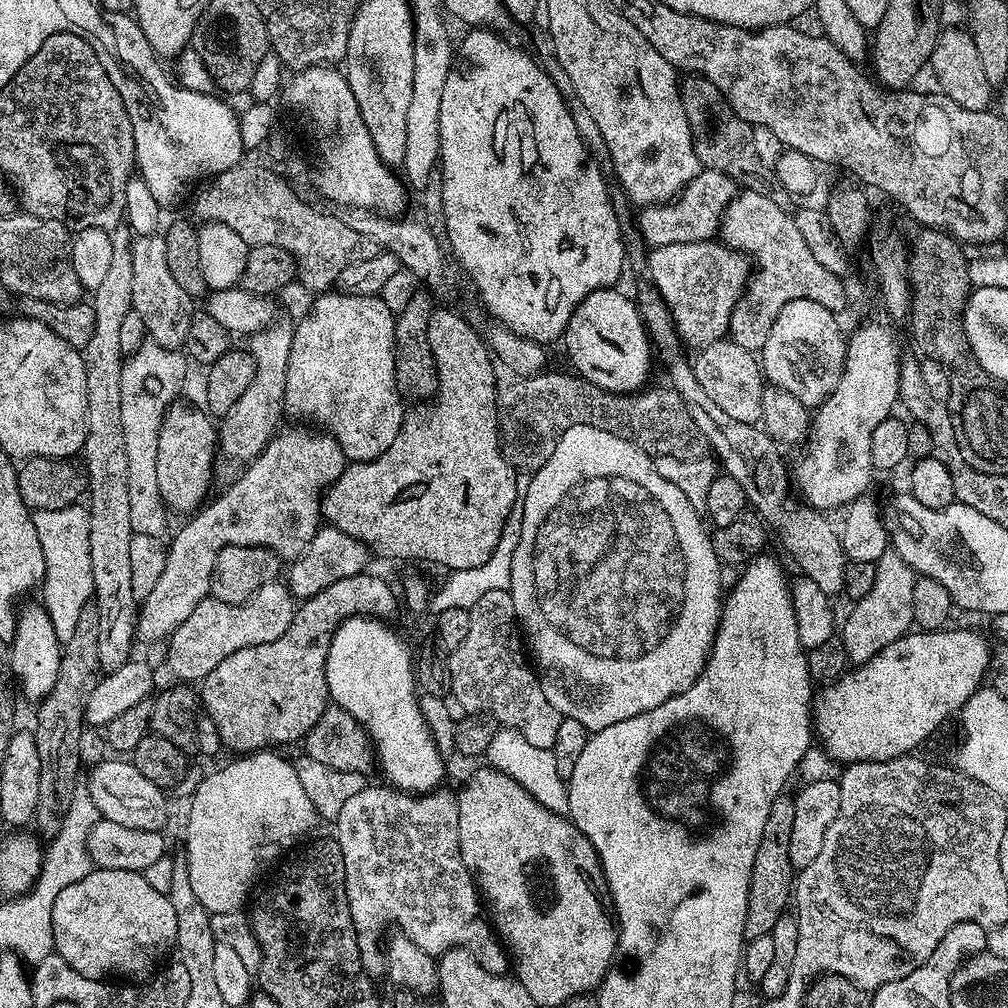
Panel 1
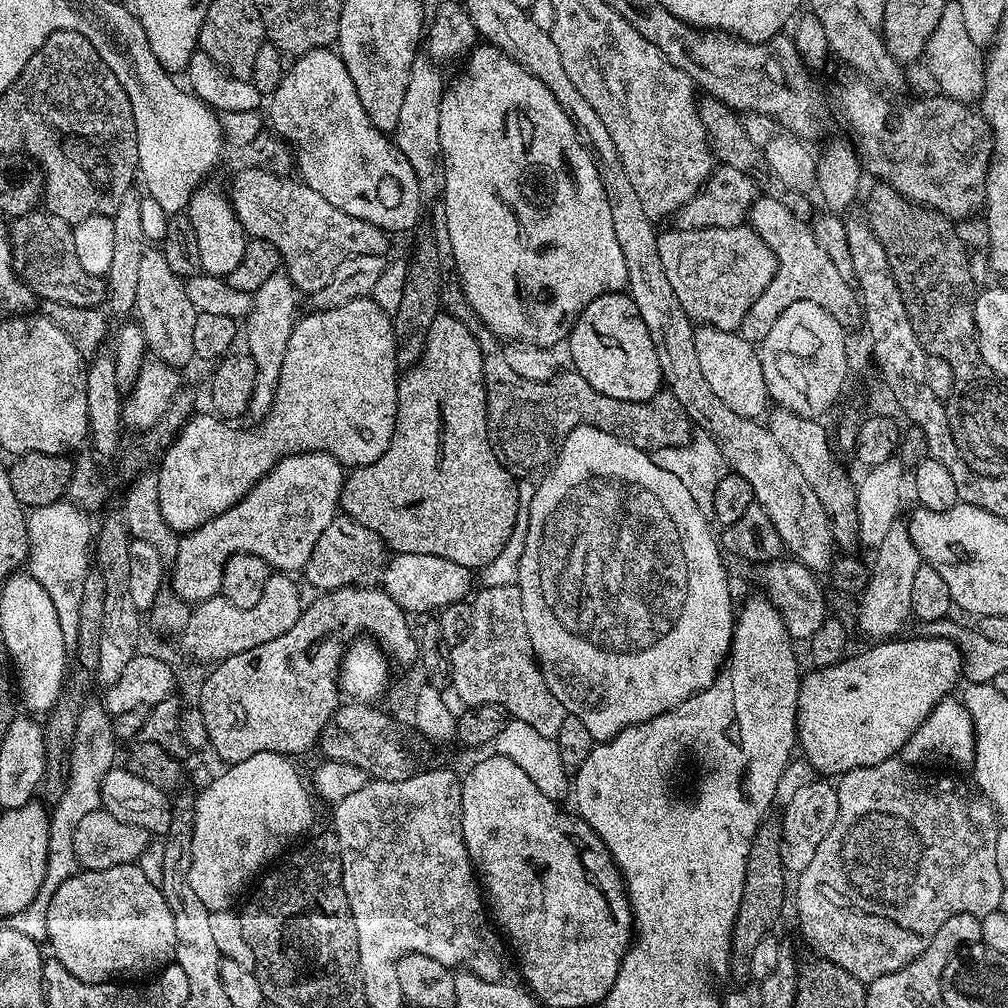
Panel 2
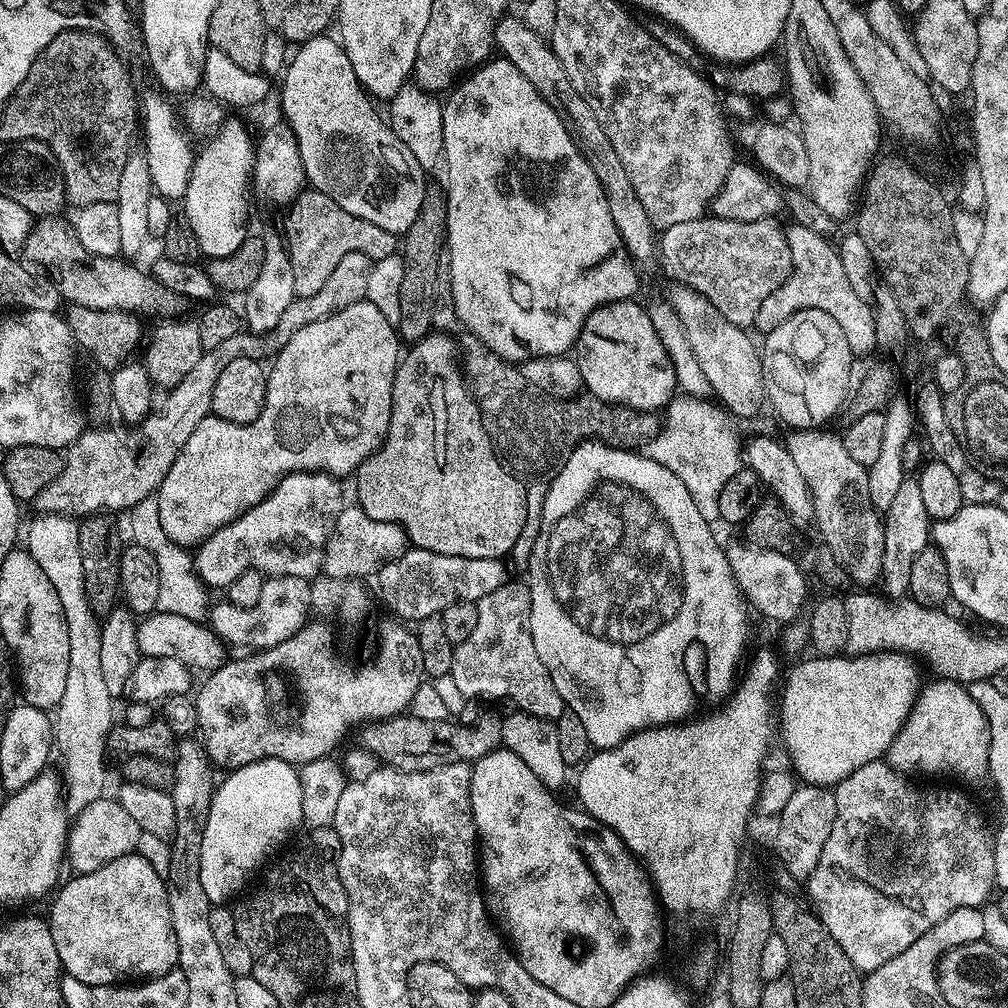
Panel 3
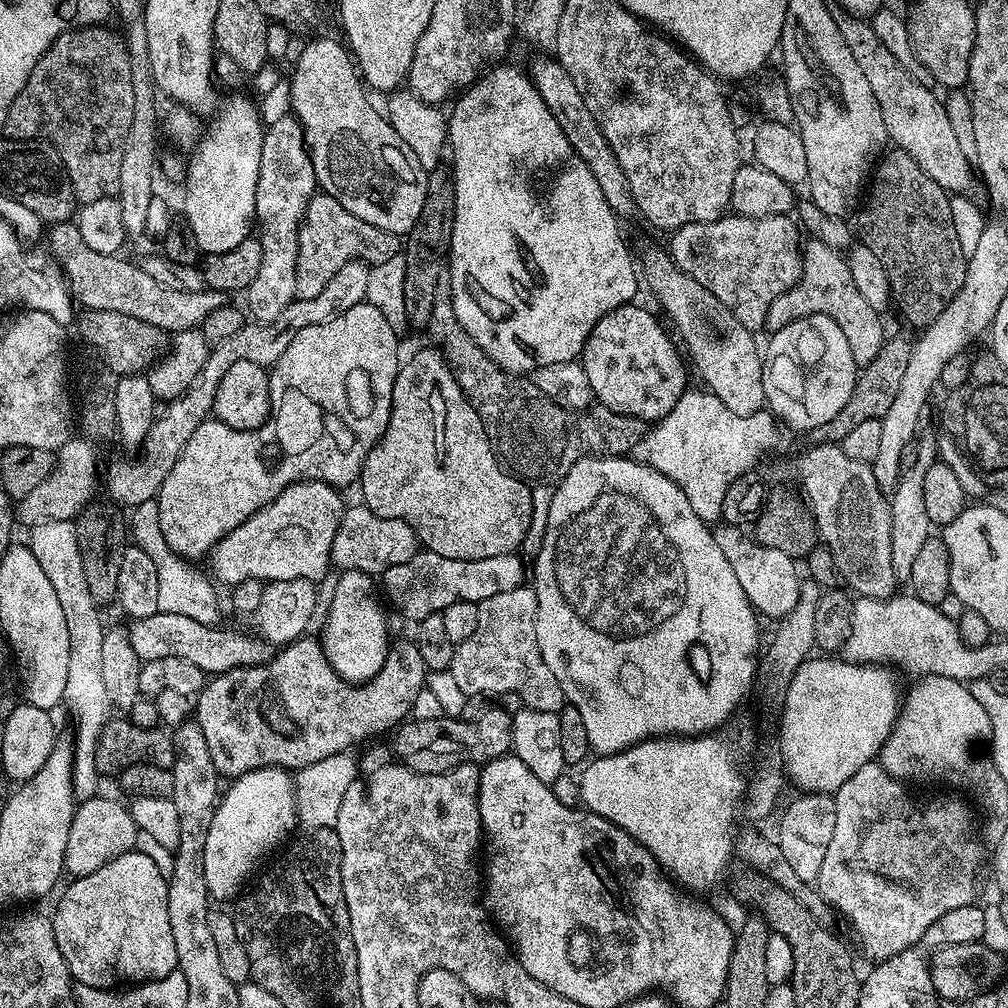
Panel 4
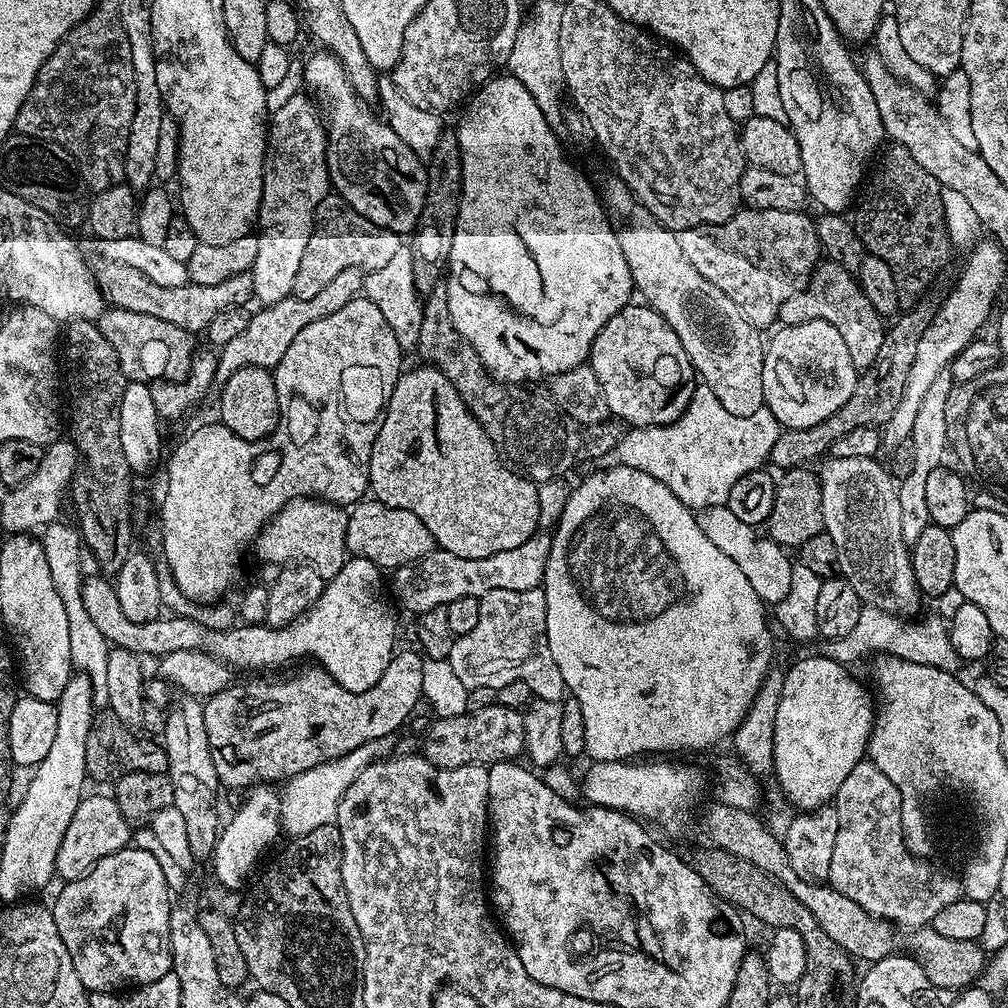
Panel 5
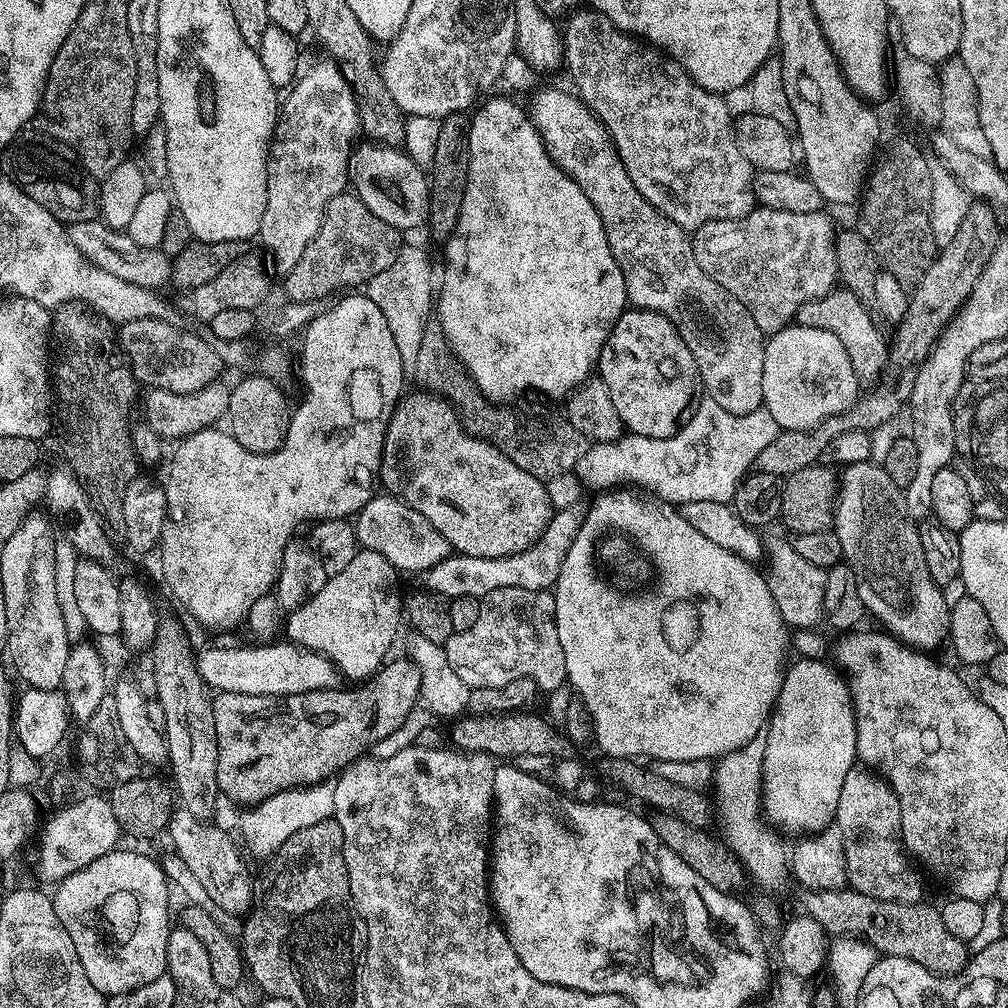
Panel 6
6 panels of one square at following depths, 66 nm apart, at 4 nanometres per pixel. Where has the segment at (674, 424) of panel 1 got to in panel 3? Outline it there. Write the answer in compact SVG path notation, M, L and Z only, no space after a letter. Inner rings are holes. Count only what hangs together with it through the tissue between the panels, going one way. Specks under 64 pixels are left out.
M465 331L463 335L462 371L479 403L486 434L495 442L494 447L505 465L521 478L547 477L555 473L573 448L589 437L612 448L640 450L661 432L662 420L656 412L640 412L624 404L607 404L593 395L569 399L566 406L544 408L544 393L522 378L515 363L494 354L494 350L473 332ZM583 408L588 408L588 420Z

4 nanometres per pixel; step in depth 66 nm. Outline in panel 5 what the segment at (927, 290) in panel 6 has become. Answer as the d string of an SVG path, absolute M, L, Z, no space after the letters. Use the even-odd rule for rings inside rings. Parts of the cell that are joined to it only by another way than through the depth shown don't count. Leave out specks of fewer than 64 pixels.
M924 304L910 309L905 316L897 315L887 325L882 338L882 350L878 350L878 358L874 358L872 365L857 375L856 393L843 406L838 406L838 410L834 410L830 418L822 418L818 426L784 428L778 442L774 442L774 450L770 457L770 464L773 464L771 467L787 470L811 465L811 460L819 461L825 454L831 453L834 442L838 442L838 438L842 438L848 432L858 430L858 426L880 428L886 422L890 422L898 402L902 402L902 390L906 390L906 378L910 375L910 366L914 363L918 342L922 342L922 334L926 334L926 326L931 322L933 315L933 309L928 309Z

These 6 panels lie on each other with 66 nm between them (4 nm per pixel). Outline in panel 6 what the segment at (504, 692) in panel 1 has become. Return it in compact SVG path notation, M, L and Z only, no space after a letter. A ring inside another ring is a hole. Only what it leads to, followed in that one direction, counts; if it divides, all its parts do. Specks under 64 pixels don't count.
M502 586L502 590L490 590L490 594L483 596L480 601L478 619L474 621L474 626L470 626L470 630L453 632L450 639L448 639L442 647L446 654L446 658L450 662L450 666L454 670L454 674L458 674L458 678L462 678L462 682L466 682L469 689L474 689L476 687L504 687L508 683L514 682L515 679L525 676L526 678L534 680L541 693L547 694L565 687L568 679L568 675L566 674L566 658L562 654L562 646L558 642L554 598L552 597L552 592L548 590L518 590L518 586Z

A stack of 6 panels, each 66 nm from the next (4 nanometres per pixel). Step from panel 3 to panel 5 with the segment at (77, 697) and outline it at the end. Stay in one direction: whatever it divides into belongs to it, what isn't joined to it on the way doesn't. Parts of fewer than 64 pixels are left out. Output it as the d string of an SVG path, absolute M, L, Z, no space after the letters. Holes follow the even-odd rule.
M57 522L43 529L39 537L42 550L46 550L46 563L50 566L50 578L54 578L54 590L58 590L58 598L62 598L62 606L66 609L66 623L70 626L70 658L72 667L77 673L90 678L92 683L92 702L96 706L104 706L108 703L106 694L106 658L110 651L110 645L102 636L89 612L82 602L82 586L86 577L84 570L84 556L82 551L82 536L75 532L65 522Z

